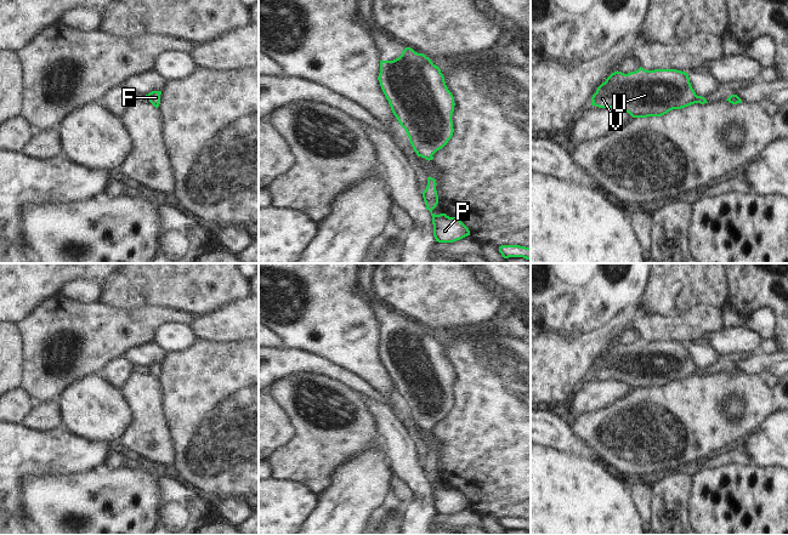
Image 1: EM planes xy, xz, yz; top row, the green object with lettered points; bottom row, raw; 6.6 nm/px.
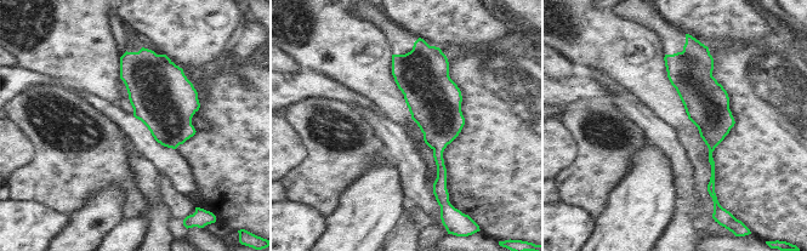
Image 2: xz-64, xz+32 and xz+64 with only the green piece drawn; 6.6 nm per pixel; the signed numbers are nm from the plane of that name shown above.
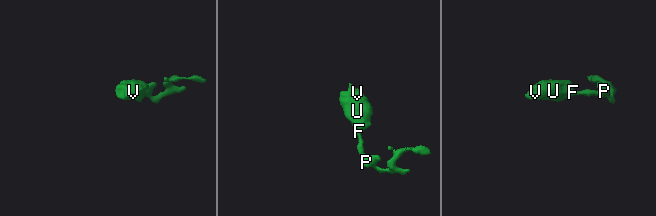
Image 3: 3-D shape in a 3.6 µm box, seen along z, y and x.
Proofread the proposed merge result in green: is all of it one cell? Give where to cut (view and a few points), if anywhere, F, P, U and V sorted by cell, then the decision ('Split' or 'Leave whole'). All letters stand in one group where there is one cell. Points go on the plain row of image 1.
No split. Groups: F P U V. Leave whole.

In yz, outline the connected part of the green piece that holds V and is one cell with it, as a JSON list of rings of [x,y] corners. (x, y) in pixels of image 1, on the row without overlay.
[[[676,341],[612,345],[591,369],[591,377],[618,380],[633,389],[662,388],[673,381],[708,375],[697,368],[688,346]]]

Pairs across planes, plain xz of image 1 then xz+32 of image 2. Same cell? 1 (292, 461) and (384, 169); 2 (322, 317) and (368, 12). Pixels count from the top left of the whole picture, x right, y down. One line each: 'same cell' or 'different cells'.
1: different cells
2: different cells

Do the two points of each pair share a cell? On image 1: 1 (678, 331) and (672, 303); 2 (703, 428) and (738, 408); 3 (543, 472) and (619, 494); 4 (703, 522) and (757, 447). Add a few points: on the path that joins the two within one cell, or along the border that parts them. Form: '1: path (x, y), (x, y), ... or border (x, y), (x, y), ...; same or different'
1: border (701, 303), (672, 316), (645, 314); different
2: border (730, 394), (723, 411), (738, 422); different
3: path (562, 491), (565, 494), (600, 494); same
4: border (753, 464), (775, 466); different

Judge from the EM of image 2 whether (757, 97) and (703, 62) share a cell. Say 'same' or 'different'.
different

